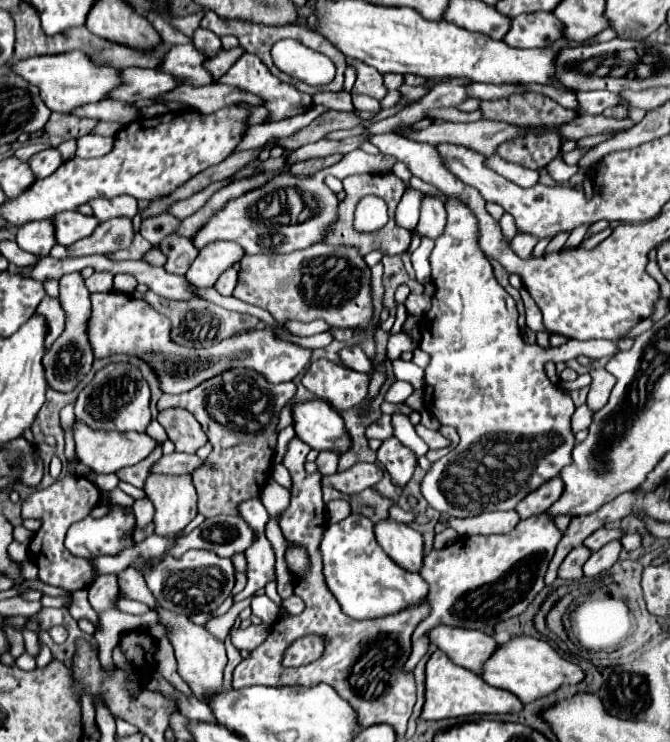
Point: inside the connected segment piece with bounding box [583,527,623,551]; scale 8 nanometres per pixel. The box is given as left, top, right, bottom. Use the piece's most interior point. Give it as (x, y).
(601, 536)

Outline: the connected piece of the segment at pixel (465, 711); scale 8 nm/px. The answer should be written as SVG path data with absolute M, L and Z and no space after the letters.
M435 651L427 661L427 693L421 719L457 719L467 715L505 715L519 713L523 703L505 689L495 689L481 681L475 673L465 667L455 665L443 651Z

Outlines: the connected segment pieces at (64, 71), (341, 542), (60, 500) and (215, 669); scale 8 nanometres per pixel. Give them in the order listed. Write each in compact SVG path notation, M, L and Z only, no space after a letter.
M79 51L13 61L13 63L9 63L9 69L15 75L23 77L27 83L35 85L39 89L39 95L45 101L45 105L57 113L69 113L79 105L101 101L111 91L111 87L119 85L119 69L99 67L93 61L89 61L87 55L83 55Z
M353 513L335 525L327 525L321 541L325 581L341 609L353 619L375 619L399 613L421 605L429 593L429 585L419 573L407 573L383 553L373 527L375 523L369 517Z
M67 475L65 479L55 481L49 489L35 491L27 501L23 501L23 517L25 519L37 517L43 521L41 529L33 535L31 545L29 545L29 557L39 567L39 579L43 583L53 585L53 587L63 587L71 593L93 583L95 575L93 575L89 561L69 553L63 545L63 537L65 537L69 525L73 525L75 521L89 515L89 511L99 503L99 497L101 497L101 491L91 481L87 481L83 477Z
M161 607L157 609L157 613L161 615L161 623L165 623L171 629L169 641L171 641L171 645L175 649L175 657L177 657L177 665L179 665L179 675L191 687L195 697L209 705L209 701L219 691L223 691L223 669L227 665L227 655L225 655L223 641L213 637L205 627L199 627L199 625L191 623L185 615L169 613L169 611L161 609Z

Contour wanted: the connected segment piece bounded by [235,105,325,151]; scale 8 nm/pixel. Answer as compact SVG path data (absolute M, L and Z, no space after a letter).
M313 105L311 109L307 109L305 115L297 115L279 123L259 123L259 125L251 125L247 127L245 135L241 137L241 143L235 147L235 151L247 151L247 149L259 149L261 145L265 145L271 137L289 137L291 133L301 131L303 127L307 127L315 117L319 117L325 111L325 107L321 105Z

